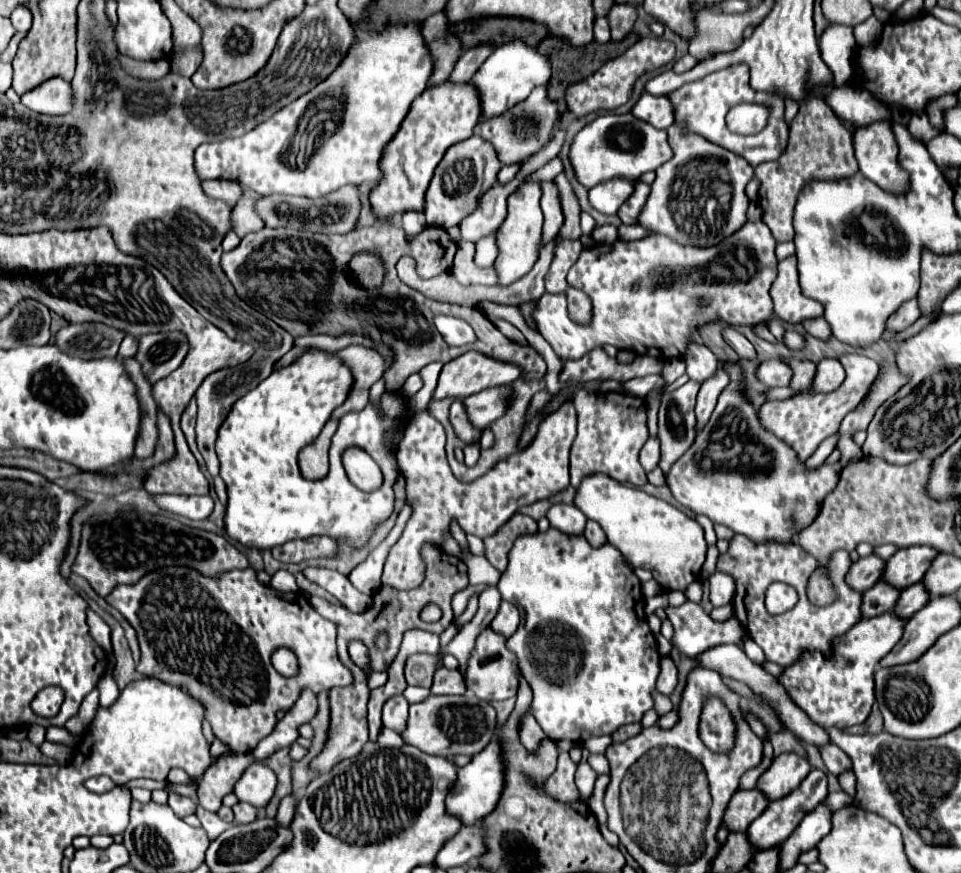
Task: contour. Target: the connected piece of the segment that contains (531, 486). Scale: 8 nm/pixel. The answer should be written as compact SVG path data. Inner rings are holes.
M569 401L541 423L537 437L533 439L533 443L527 449L517 451L507 461L501 461L485 477L481 477L473 483L463 483L452 475L448 464L445 452L446 433L443 425L435 417L431 417L427 411L413 415L411 423L405 427L405 435L399 443L399 453L397 453L399 467L407 479L407 499L413 503L413 517L409 519L399 541L389 551L389 557L385 561L385 571L381 577L381 587L389 585L397 591L409 591L409 589L419 587L425 581L425 561L421 557L421 547L425 543L439 547L441 533L449 531L449 523L453 519L459 523L459 527L465 533L485 539L485 537L497 533L497 529L501 529L501 525L505 525L505 521L509 521L509 517L513 517L513 513L517 513L519 507L531 505L541 499L549 499L551 495L565 491L569 487L569 449L571 449L575 435L577 435L577 415L575 415L573 403Z

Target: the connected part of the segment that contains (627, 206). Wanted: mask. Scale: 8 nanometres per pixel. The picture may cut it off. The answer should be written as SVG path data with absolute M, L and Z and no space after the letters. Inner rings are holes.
M637 181L637 187L635 187L633 195L621 205L621 209L619 209L619 213L617 213L619 219L621 219L625 225L635 225L635 223L637 223L637 217L639 217L645 201L647 201L647 197L649 197L649 189L651 189L649 185L645 185L643 181Z

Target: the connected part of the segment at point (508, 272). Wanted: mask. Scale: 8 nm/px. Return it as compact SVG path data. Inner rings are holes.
M529 181L521 185L515 193L509 195L509 213L505 223L497 229L497 245L499 245L499 257L495 261L495 271L499 277L499 285L511 285L519 281L525 273L531 271L531 267L537 261L539 241L541 241L541 227L543 227L543 211L539 205L541 199L541 187L535 181Z

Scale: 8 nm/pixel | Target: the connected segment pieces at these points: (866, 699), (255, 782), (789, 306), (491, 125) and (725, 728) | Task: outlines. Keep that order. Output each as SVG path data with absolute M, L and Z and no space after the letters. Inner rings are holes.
M883 613L871 619L859 621L853 629L849 629L843 637L833 641L833 657L825 661L825 657L817 651L803 653L799 663L787 667L779 677L783 687L789 691L791 699L817 723L817 725L837 725L839 729L847 729L863 723L875 701L873 695L873 673L879 661L897 645L901 639L903 627L907 619L899 615Z
M253 761L235 783L233 793L239 801L251 803L255 807L265 807L275 793L277 777L275 773L261 761Z
M787 257L779 263L779 275L771 285L771 299L775 303L775 315L791 325L799 325L805 319L823 315L821 303L805 297L799 289L795 257Z
M541 85L533 89L533 93L525 101L521 101L521 105L513 105L509 113L501 113L501 117L493 117L493 121L485 121L485 125L479 125L479 133L481 137L485 137L485 141L493 143L503 165L515 165L523 163L551 141L555 125L559 123L559 113L559 101L553 101L547 95L547 87Z
M709 699L705 703L699 729L701 729L703 743L711 751L727 751L733 747L733 739L735 739L733 719L721 701Z

